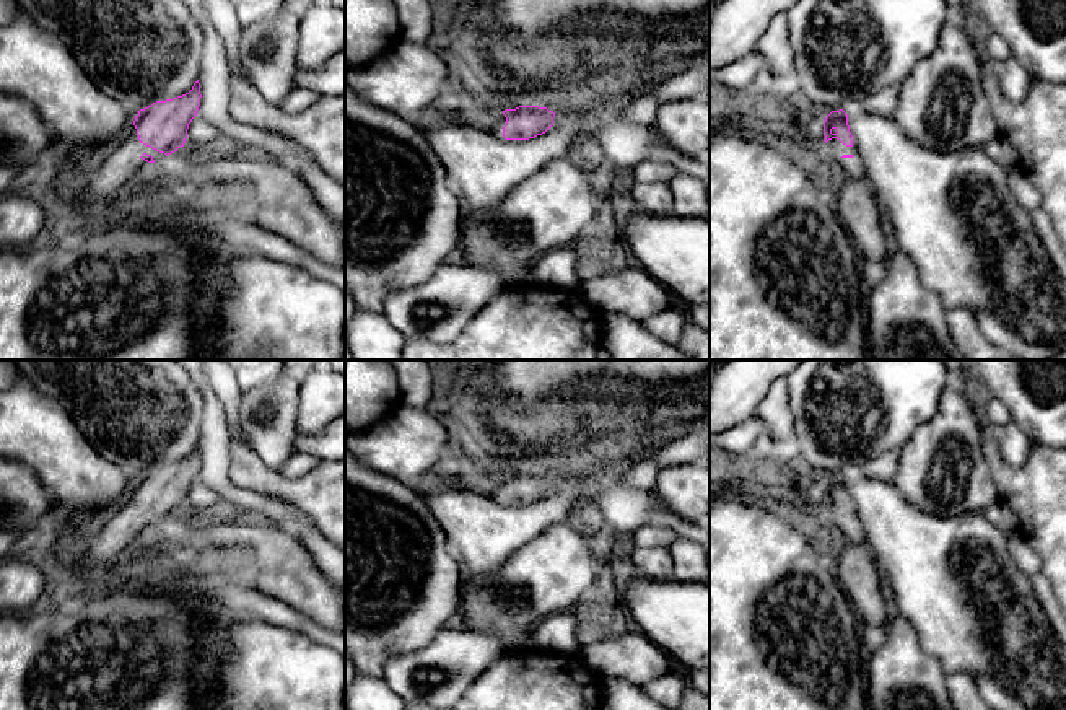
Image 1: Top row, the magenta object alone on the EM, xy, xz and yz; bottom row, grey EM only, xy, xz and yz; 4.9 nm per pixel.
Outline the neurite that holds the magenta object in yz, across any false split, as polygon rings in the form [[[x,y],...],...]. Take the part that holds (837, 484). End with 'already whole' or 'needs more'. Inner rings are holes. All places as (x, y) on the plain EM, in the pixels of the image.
[[[832,476],[824,487],[827,526],[840,542],[866,544],[863,524],[850,497],[848,479]]]; needs more

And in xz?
[[[539,471],[506,474],[485,487],[485,492],[503,505],[529,505],[553,490],[555,477]]]; needs more

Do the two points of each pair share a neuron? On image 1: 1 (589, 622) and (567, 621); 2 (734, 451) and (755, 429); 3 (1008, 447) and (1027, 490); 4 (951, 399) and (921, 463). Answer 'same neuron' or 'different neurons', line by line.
1: different neurons
2: same neuron
3: different neurons
4: same neuron

